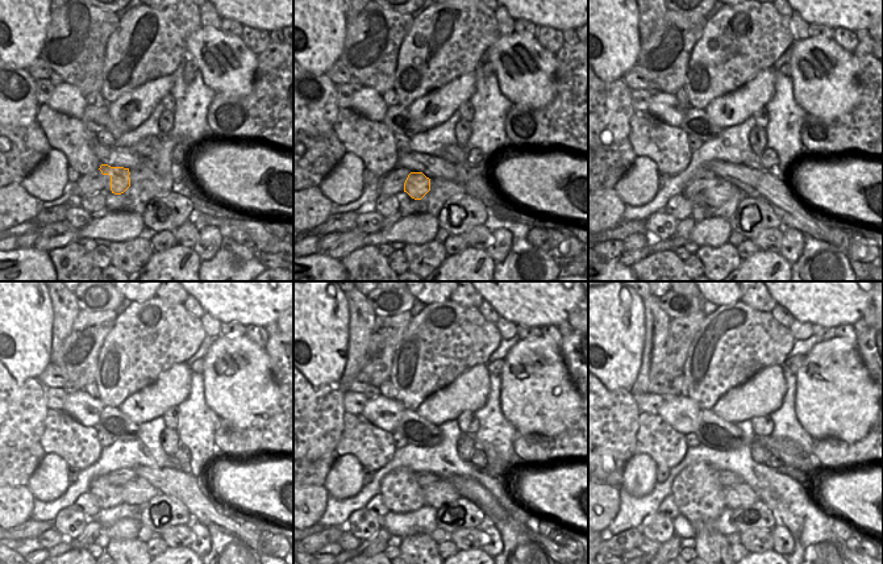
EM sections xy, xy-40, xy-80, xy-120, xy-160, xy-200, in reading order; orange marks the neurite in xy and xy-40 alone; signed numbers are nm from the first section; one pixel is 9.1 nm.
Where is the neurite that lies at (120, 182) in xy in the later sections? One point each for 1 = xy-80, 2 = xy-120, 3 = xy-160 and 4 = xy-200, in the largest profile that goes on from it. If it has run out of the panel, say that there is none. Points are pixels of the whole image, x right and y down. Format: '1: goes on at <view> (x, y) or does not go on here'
1: goes on at xy-80 (716, 195)
2: goes on at xy-120 (138, 492)
3: goes on at xy-160 (441, 493)
4: goes on at xy-200 (737, 496)

